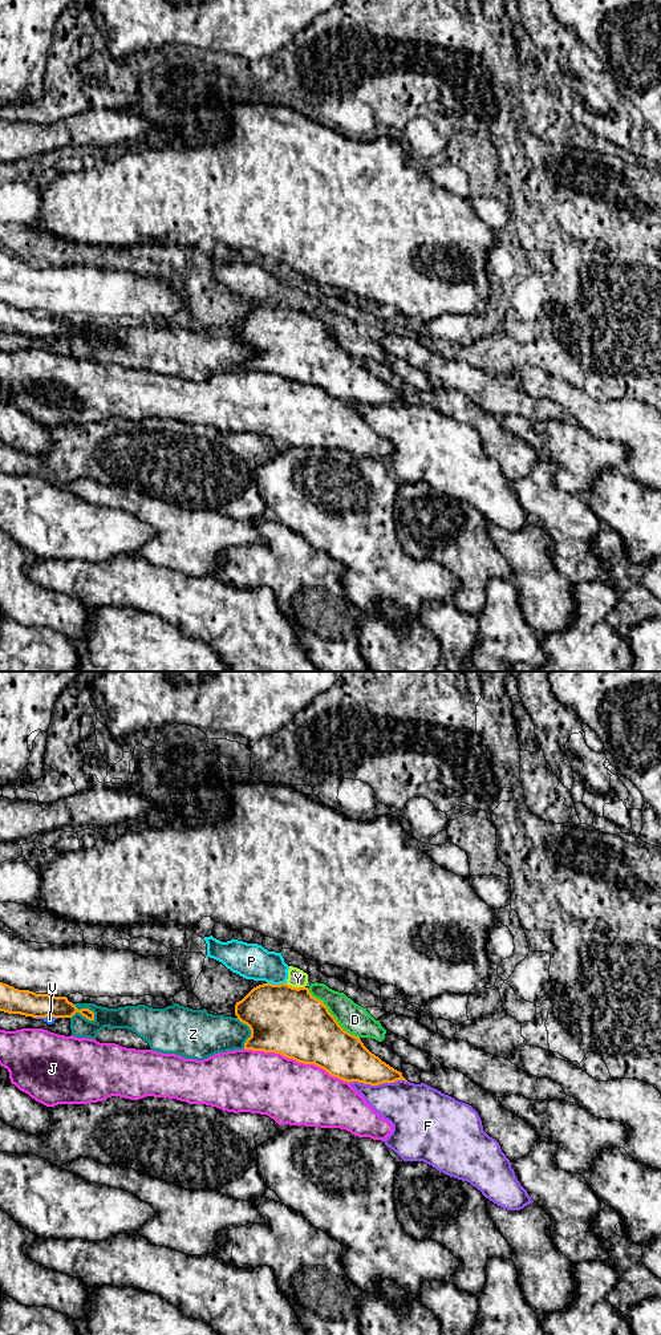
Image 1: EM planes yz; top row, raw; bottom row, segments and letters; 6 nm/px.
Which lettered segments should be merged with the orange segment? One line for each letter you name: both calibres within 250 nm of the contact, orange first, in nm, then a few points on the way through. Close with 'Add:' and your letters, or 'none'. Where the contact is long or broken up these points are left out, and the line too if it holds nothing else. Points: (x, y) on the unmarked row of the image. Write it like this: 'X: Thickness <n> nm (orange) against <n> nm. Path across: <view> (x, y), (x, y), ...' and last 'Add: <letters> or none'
Add: none

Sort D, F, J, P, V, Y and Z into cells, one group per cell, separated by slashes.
D P Y / F / J / V Z

